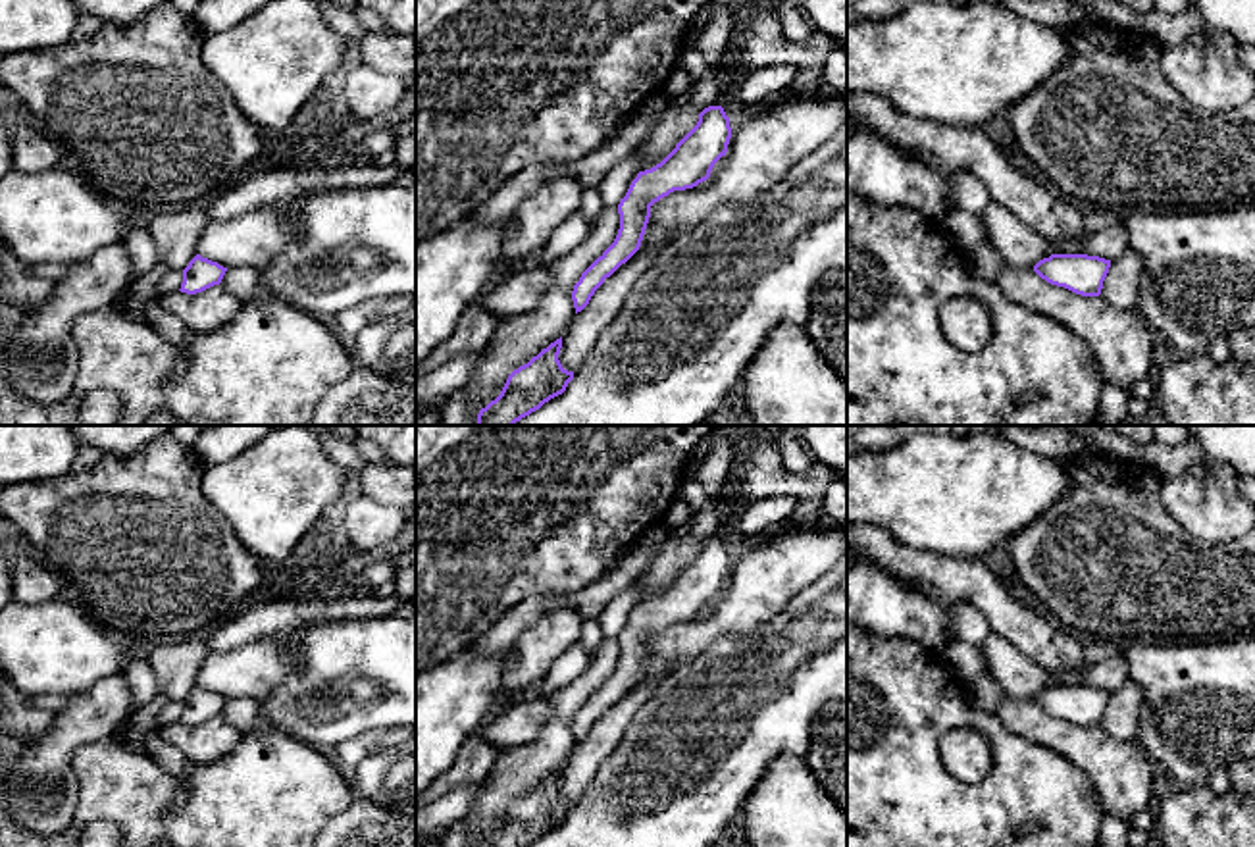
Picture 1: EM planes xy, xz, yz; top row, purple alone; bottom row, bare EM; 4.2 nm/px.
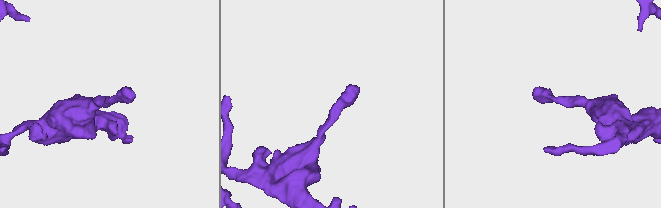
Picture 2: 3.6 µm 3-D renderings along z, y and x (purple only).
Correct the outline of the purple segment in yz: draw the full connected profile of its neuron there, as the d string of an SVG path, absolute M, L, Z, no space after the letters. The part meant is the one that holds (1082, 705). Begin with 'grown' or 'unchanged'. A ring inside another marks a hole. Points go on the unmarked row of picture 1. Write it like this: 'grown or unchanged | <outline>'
unchanged | M1051 685L1034 697L1034 703L1051 716L1082 728L1099 728L1111 691L1088 685Z

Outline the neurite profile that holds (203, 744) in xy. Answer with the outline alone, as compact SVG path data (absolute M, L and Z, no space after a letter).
M221 714L196 726L175 722L158 733L166 743L173 745L189 764L216 762L229 755L243 737Z

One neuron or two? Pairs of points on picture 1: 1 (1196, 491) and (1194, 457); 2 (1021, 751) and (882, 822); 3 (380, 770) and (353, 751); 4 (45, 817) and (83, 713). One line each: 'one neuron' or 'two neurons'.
1: two neurons
2: one neuron
3: two neurons
4: one neuron

